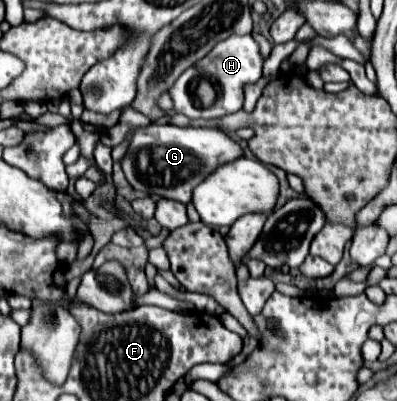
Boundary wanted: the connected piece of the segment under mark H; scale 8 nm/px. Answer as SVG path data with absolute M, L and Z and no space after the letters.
M230 35L228 39L220 41L204 59L188 67L168 89L174 101L174 111L186 115L188 119L218 119L240 111L244 103L242 87L246 83L256 83L262 77L262 63L264 57L252 35Z

